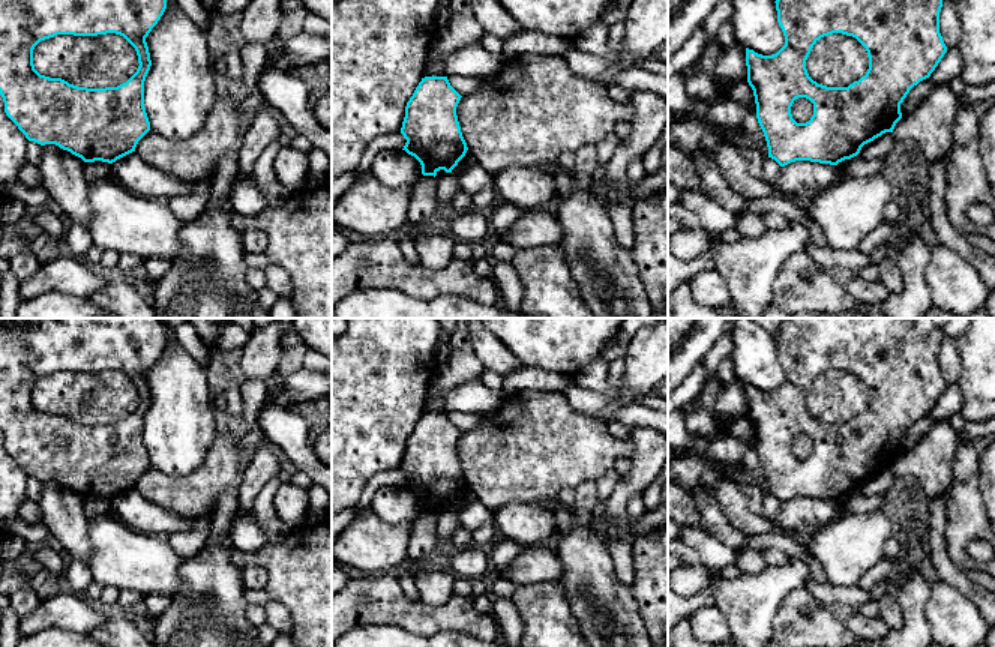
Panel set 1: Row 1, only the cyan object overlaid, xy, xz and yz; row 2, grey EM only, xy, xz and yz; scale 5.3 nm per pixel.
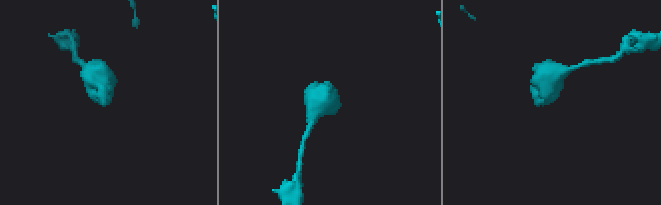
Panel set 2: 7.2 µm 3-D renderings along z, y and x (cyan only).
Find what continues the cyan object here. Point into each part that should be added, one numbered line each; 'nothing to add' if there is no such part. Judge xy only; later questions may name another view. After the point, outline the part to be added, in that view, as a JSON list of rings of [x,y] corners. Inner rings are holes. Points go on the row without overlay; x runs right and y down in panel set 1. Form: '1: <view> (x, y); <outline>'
nothing to add

